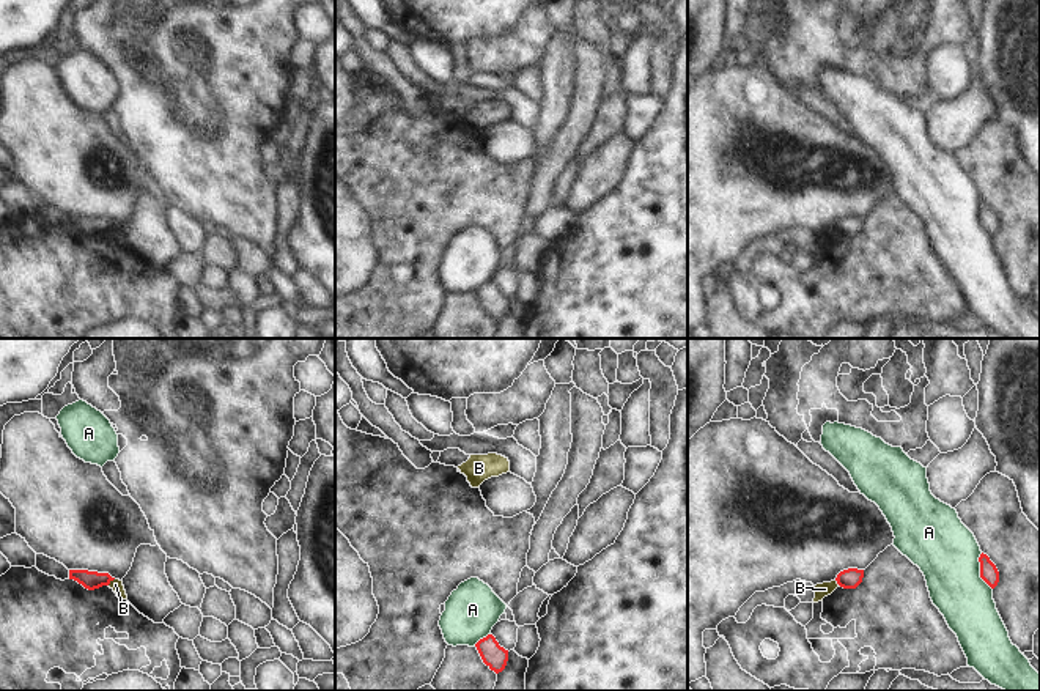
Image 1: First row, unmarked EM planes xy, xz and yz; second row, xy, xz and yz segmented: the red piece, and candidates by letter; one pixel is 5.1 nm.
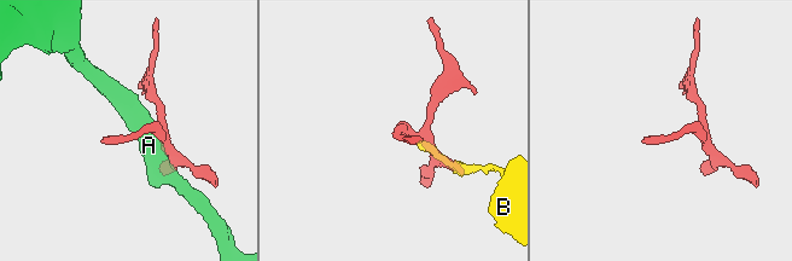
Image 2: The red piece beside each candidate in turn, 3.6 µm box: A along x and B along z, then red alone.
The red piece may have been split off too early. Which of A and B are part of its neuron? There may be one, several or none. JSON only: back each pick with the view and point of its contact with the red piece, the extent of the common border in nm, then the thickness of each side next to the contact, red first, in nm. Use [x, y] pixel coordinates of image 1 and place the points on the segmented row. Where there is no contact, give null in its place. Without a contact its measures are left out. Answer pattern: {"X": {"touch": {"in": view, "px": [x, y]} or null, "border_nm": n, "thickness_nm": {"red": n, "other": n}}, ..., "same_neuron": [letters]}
{"same_neuron": []}

